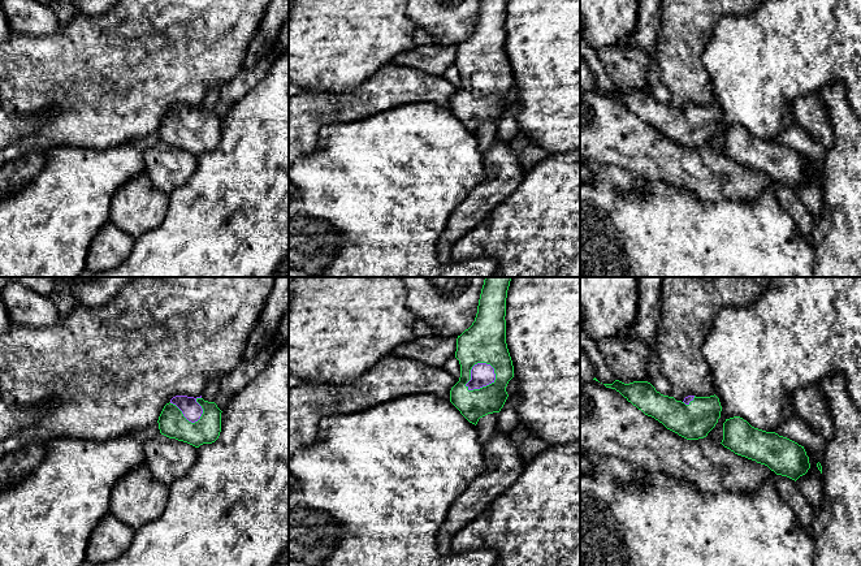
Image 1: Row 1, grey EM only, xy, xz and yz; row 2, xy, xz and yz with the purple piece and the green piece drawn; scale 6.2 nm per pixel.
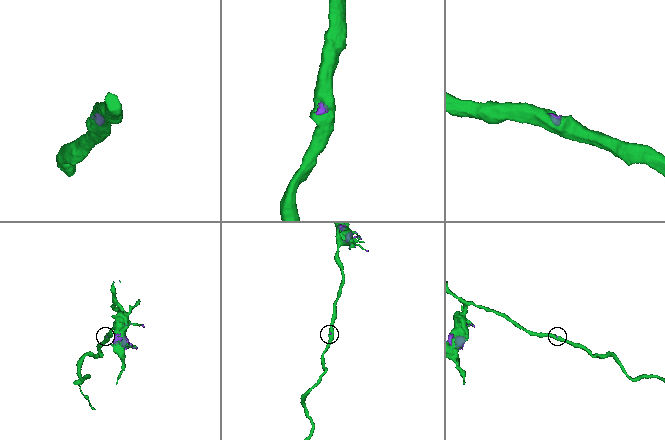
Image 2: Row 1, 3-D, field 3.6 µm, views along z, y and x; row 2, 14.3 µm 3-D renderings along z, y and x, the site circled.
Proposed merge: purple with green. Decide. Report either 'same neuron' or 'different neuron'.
same neuron

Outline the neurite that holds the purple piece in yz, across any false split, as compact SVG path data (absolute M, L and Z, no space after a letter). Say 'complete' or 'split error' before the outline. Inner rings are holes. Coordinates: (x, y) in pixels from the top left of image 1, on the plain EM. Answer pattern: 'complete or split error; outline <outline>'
split error; outline M615 88L613 92L603 94L615 98L645 124L654 126L667 138L687 148L706 146L721 126L722 115L715 103L688 104L682 111L661 103L648 90L624 92Z

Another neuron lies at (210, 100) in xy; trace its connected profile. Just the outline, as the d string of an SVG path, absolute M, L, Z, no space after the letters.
M216 88L209 90L202 100L202 107L208 111L215 111L215 107L219 100L220 100L220 91Z

